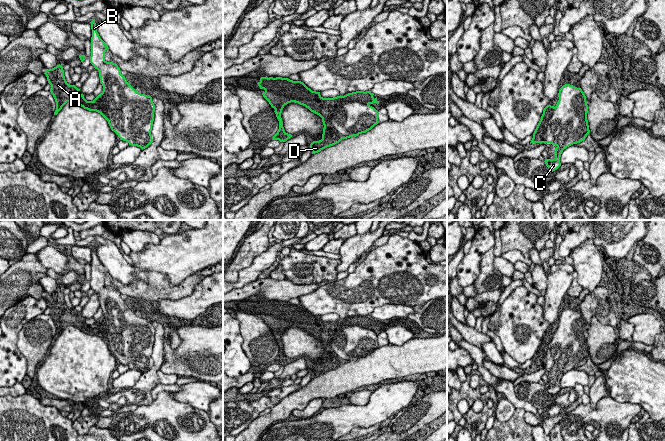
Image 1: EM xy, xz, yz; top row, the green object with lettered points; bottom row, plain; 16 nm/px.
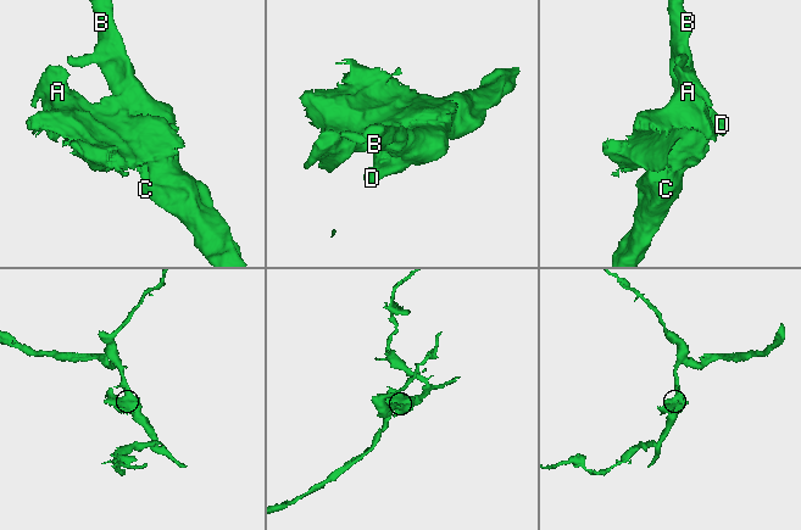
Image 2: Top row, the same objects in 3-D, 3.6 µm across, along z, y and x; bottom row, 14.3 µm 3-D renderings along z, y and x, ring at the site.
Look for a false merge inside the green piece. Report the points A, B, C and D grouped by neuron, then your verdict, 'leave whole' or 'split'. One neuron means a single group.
A B C D | leave whole

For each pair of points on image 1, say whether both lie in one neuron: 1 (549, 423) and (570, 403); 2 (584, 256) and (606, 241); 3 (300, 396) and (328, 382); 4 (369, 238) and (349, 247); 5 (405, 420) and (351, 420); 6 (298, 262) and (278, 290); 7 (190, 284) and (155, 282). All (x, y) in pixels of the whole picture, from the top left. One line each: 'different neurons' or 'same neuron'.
1: same neuron
2: different neurons
3: same neuron
4: same neuron
5: different neurons
6: different neurons
7: same neuron

